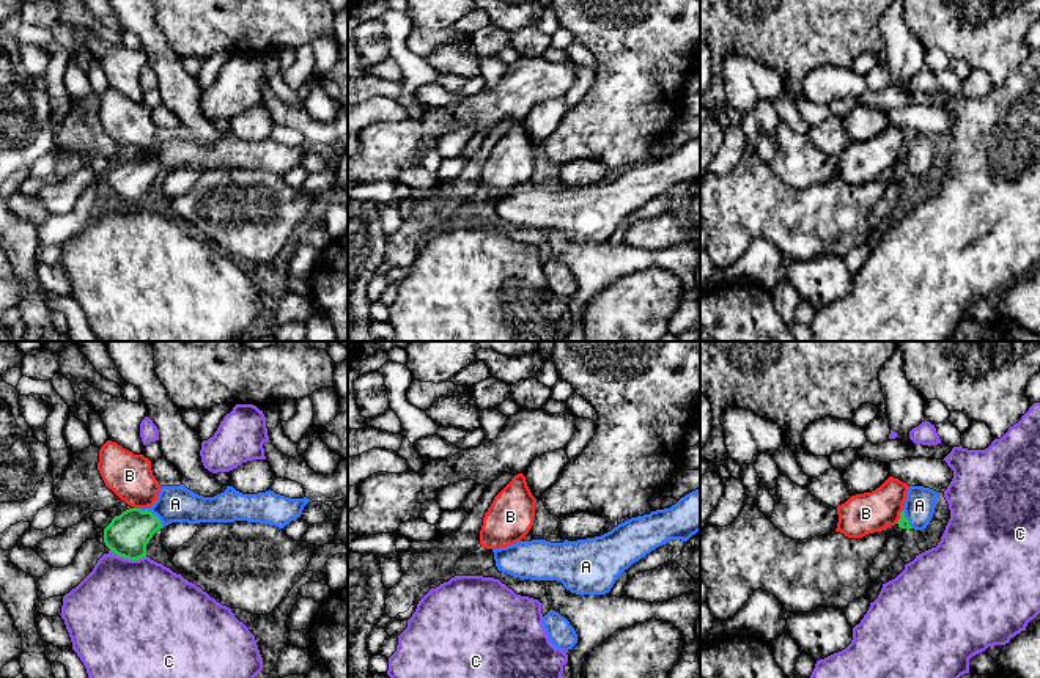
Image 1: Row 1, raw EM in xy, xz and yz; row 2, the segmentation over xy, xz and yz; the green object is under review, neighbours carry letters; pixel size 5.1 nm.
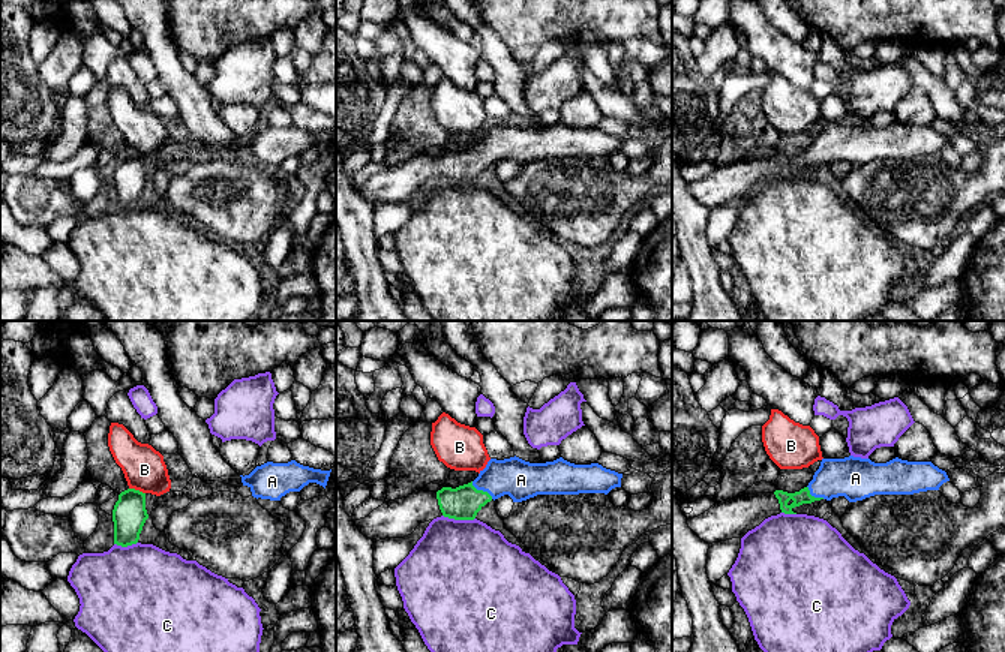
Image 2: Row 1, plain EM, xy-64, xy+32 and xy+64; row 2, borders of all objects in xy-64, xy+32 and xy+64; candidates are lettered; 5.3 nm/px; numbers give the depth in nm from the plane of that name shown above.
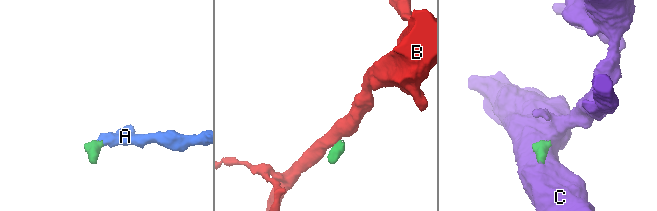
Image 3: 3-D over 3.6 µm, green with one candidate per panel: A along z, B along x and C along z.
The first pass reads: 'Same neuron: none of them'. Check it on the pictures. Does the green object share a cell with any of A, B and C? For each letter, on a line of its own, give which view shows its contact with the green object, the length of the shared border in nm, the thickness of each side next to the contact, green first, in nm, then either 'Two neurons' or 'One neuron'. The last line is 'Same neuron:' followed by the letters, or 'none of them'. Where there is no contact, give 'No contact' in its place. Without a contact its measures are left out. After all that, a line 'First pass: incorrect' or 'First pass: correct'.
A: Touches green in xy. Shared border 160 nm. Thickness 220 nm (green) against 190 nm. One neuron
B: Touches green in xy. Shared border 30 nm. Thickness 220 nm (green) against 220 nm. Two neurons
C: Touches green in xy. Shared border 190 nm. Thickness 220 nm (green) against 480 nm. Two neurons
Same neuron: A
First pass: incorrect

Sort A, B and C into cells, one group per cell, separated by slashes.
A / B / C

